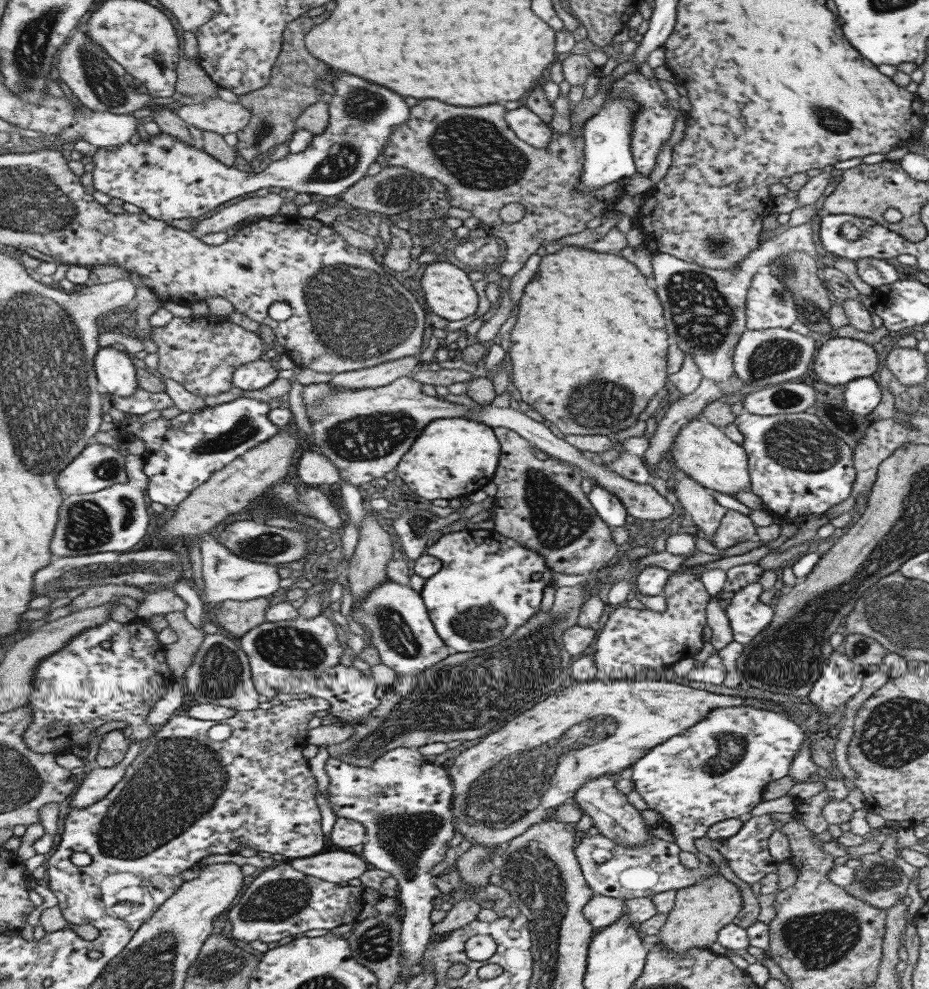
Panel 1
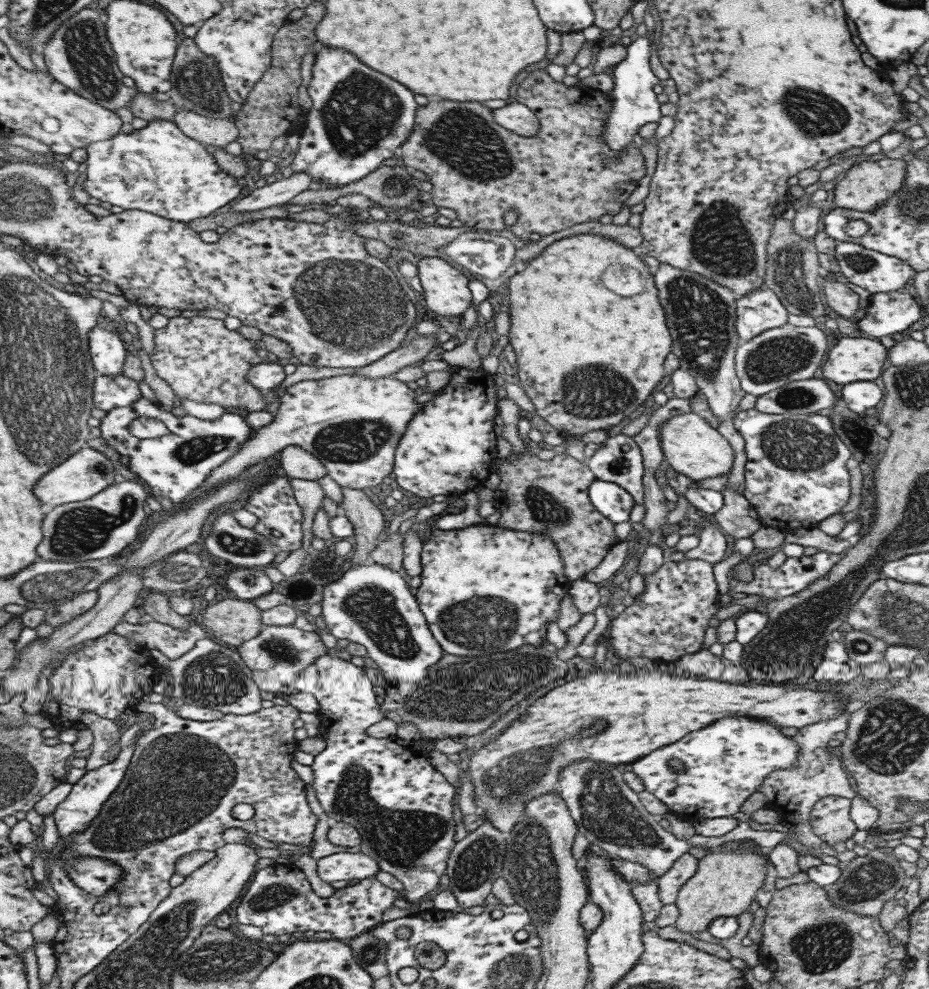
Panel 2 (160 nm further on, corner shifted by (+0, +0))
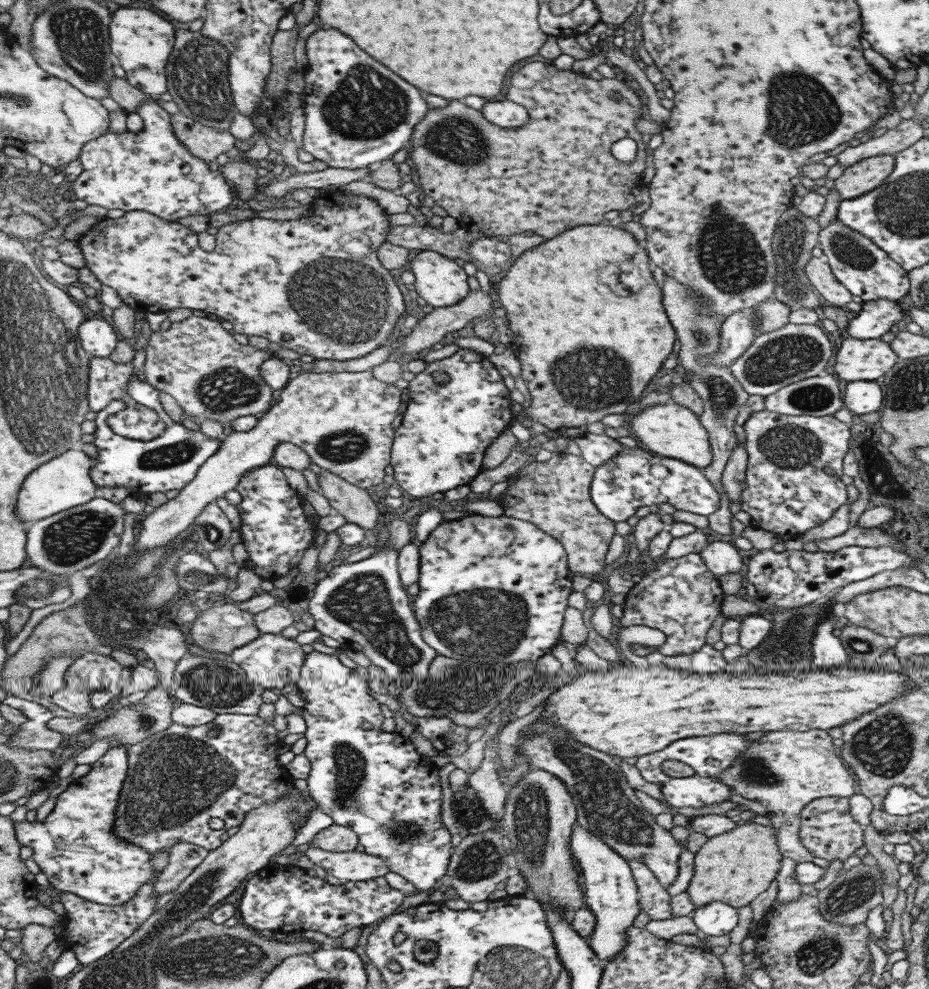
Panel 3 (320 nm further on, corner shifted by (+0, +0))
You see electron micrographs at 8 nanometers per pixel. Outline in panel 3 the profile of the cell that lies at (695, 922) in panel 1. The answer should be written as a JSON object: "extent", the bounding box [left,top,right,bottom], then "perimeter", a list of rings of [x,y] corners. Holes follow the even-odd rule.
{"extent":[685,822,782,908],"perimeter":[[[752,822],[736,824],[723,834],[708,837],[694,853],[693,874],[685,892],[695,907],[719,901],[741,908],[760,895],[776,878],[782,854],[777,846],[777,828]]]}

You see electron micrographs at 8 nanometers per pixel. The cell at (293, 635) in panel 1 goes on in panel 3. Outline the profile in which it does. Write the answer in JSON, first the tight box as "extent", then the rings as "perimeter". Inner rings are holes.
{"extent":[229,634,308,691],"perimeter":[[[260,634],[255,640],[234,648],[229,659],[245,672],[247,680],[261,686],[262,690],[278,691],[287,683],[297,681],[308,648],[295,643],[293,639],[285,639],[279,634]]]}

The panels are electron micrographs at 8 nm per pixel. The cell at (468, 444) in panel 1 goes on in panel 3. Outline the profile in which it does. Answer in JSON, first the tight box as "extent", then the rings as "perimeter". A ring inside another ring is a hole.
{"extent":[388,348,514,498],"perimeter":[[[460,348],[449,357],[441,358],[426,364],[422,372],[414,374],[415,377],[408,382],[406,387],[409,390],[408,394],[404,393],[406,398],[405,411],[402,413],[402,419],[399,426],[395,429],[392,445],[390,446],[390,465],[388,471],[392,474],[394,481],[400,486],[400,490],[404,490],[405,494],[409,494],[412,498],[431,497],[435,492],[444,493],[446,490],[451,490],[455,486],[461,484],[468,485],[471,479],[482,470],[483,451],[497,438],[503,430],[508,428],[511,420],[514,420],[510,411],[510,398],[507,388],[503,383],[503,373],[493,367],[487,357],[480,351],[467,348]],[[431,372],[445,372],[448,374],[449,381],[447,383],[435,383],[431,378]]]}

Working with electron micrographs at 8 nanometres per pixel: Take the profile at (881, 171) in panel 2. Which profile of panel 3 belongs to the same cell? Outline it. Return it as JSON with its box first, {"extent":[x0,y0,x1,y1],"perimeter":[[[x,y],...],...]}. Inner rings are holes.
{"extent":[833,155,894,200],"perimeter":[[[879,155],[862,158],[851,166],[845,167],[842,174],[834,180],[833,194],[838,196],[839,200],[853,200],[857,196],[863,196],[867,192],[873,191],[879,185],[885,182],[885,178],[892,171],[894,155]]]}

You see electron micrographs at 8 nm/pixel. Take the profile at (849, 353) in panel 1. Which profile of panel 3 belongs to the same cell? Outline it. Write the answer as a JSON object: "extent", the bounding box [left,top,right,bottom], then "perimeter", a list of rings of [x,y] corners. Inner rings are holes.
{"extent":[833,337,898,383],"perimeter":[[[844,337],[835,352],[833,372],[847,383],[874,381],[883,376],[898,359],[888,343],[880,338],[859,340]]]}

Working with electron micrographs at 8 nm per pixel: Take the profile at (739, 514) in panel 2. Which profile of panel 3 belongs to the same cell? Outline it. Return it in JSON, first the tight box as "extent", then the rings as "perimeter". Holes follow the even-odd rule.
{"extent":[720,441,747,503],"perimeter":[[[742,441],[732,448],[720,480],[730,503],[735,502],[735,500],[740,502],[740,492],[742,490],[739,484],[744,481],[746,463],[747,453],[744,449],[744,441]]]}

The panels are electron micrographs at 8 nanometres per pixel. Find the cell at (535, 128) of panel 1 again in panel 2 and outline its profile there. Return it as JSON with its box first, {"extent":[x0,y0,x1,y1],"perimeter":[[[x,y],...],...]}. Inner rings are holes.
{"extent":[491,101,538,136],"perimeter":[[[517,101],[493,109],[491,116],[499,126],[519,136],[533,136],[538,129],[538,120],[533,111]]]}

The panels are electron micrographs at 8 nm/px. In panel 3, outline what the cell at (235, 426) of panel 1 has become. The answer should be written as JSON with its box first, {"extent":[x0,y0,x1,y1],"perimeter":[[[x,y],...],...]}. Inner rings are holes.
{"extent":[89,374,220,497],"perimeter":[[[131,374],[126,382],[126,396],[145,408],[155,411],[159,420],[163,421],[163,432],[151,440],[131,440],[118,434],[113,434],[107,426],[106,418],[110,414],[119,412],[124,407],[121,399],[110,400],[94,418],[95,430],[93,431],[93,446],[97,449],[97,457],[94,460],[89,478],[95,486],[123,486],[127,488],[129,497],[143,497],[153,492],[167,492],[167,490],[179,490],[185,486],[197,473],[201,464],[209,458],[220,445],[218,437],[209,439],[201,431],[189,431],[183,425],[171,421],[165,414],[159,403],[159,391],[155,390],[145,381],[140,381]]]}

